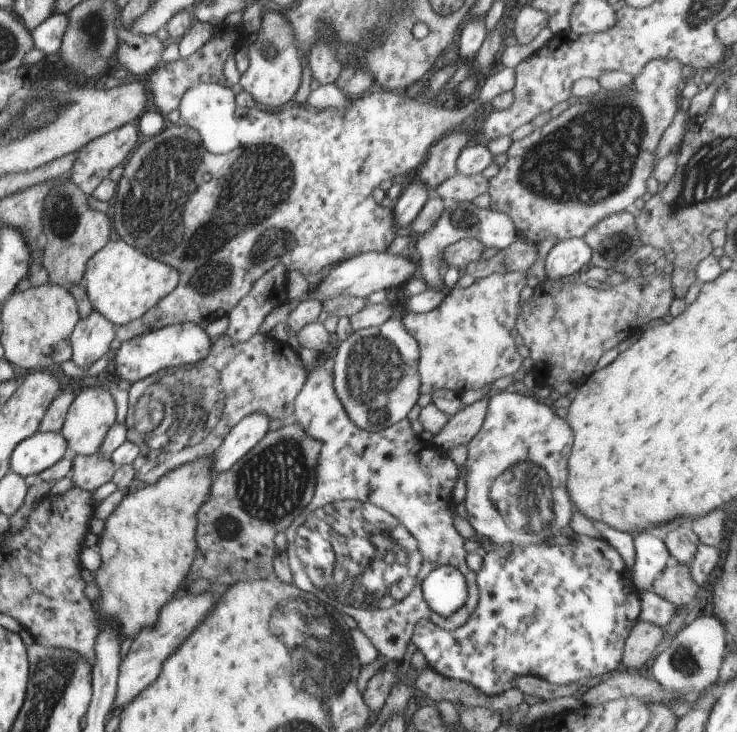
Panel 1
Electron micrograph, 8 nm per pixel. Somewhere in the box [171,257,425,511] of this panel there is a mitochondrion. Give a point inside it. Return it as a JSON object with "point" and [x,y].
{"point":[375,367]}

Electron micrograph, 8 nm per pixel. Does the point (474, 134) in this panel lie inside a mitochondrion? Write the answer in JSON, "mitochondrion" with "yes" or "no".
{"mitochondrion":"no"}

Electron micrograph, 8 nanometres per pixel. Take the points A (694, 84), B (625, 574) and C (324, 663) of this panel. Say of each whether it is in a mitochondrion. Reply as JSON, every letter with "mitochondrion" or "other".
{"A":"other","B":"other","C":"mitochondrion"}

